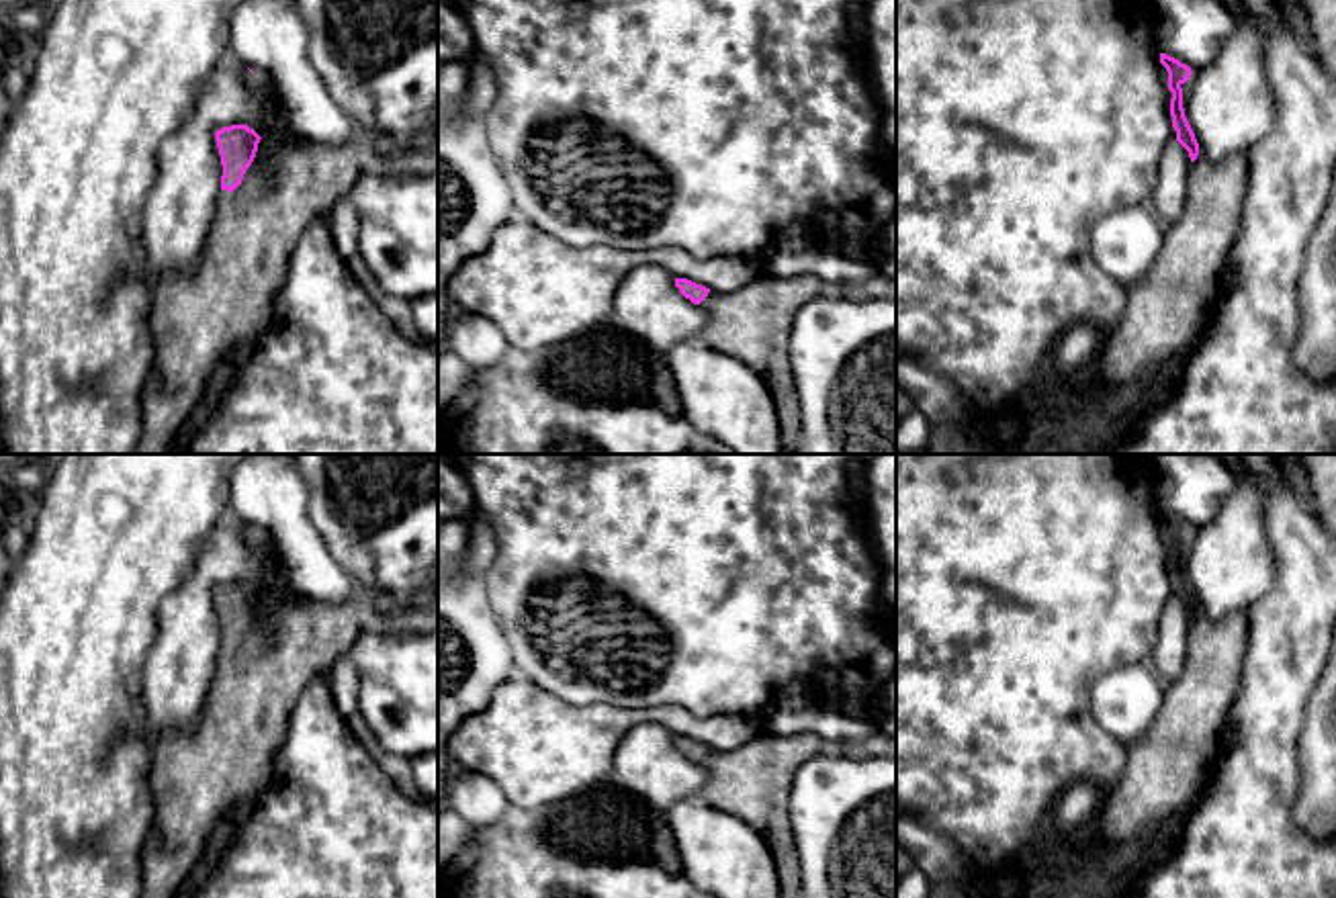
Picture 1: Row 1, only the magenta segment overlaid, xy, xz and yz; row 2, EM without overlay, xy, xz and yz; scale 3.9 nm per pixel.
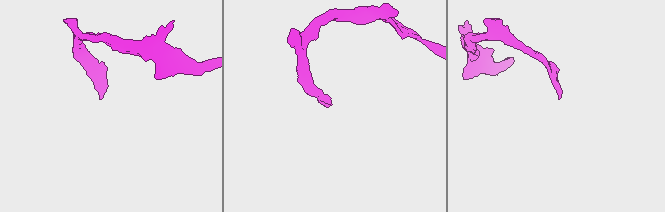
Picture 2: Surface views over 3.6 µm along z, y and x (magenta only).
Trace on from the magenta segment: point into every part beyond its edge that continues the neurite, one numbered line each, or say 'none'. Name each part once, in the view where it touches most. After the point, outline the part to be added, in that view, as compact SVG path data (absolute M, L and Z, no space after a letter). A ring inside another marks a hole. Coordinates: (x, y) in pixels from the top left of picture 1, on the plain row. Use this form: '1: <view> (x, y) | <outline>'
1: xy (226, 753) | M438 581L428 591L434 593L428 605L405 599L405 605L391 614L376 612L381 593L360 587L338 605L297 597L280 583L274 593L260 597L256 612L276 612L272 638L264 636L254 618L233 650L221 648L213 685L196 718L182 732L164 734L151 749L149 792L155 820L141 847L139 898L176 898L225 812L235 802L258 802L301 693L311 681L327 679L331 665L352 650L360 632L438 630Z

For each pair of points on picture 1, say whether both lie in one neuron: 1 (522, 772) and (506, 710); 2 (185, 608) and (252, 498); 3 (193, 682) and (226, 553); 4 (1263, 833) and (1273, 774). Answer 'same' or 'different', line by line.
1: same
2: different
3: same
4: same

